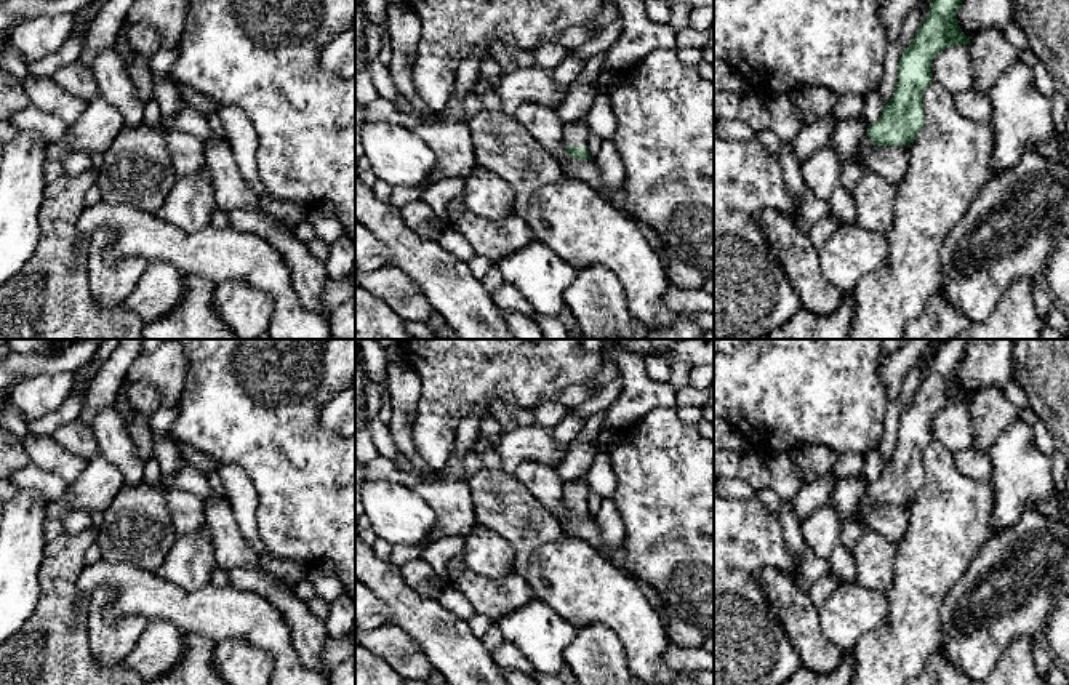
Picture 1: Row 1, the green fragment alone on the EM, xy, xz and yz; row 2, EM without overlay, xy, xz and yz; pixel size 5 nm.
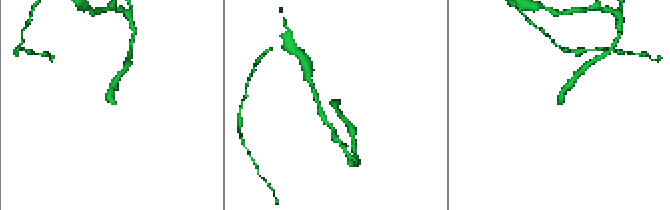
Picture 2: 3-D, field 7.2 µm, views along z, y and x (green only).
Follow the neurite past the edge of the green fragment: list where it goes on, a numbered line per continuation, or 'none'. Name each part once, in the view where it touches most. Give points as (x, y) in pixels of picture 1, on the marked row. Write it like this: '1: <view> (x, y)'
1: xz (576, 133)

